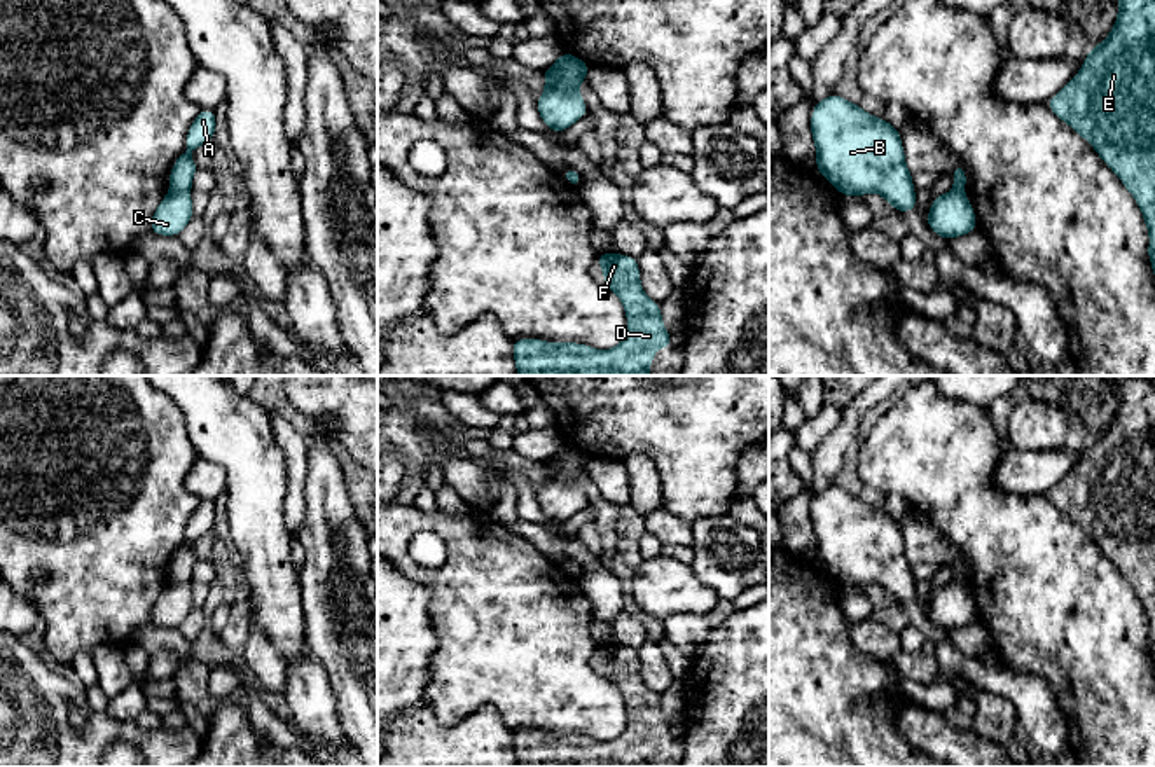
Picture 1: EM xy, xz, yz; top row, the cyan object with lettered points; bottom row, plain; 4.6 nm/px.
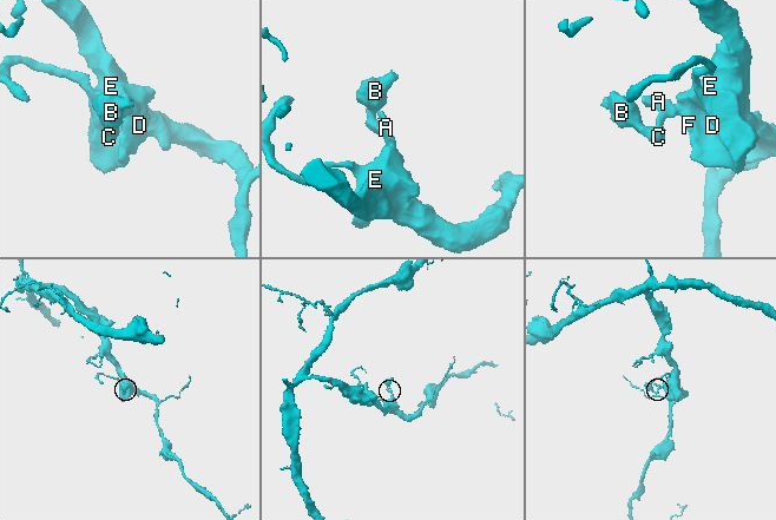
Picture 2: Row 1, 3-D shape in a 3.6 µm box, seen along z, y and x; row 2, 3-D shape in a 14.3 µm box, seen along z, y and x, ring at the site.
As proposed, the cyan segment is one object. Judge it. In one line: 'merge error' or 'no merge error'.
merge error

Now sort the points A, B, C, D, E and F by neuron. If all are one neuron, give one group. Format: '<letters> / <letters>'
A D E F / B C

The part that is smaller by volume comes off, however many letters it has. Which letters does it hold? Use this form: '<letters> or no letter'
B, C

